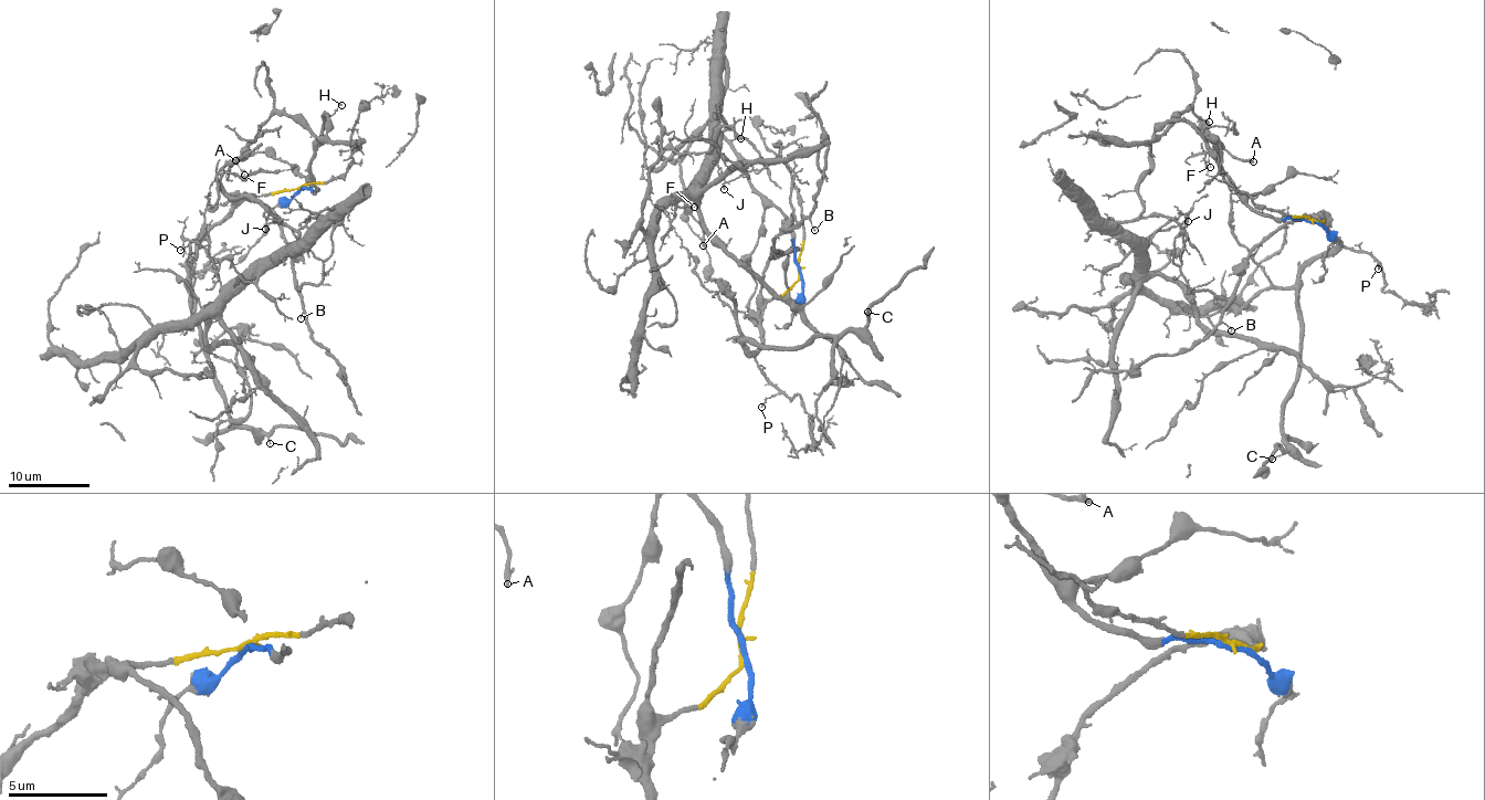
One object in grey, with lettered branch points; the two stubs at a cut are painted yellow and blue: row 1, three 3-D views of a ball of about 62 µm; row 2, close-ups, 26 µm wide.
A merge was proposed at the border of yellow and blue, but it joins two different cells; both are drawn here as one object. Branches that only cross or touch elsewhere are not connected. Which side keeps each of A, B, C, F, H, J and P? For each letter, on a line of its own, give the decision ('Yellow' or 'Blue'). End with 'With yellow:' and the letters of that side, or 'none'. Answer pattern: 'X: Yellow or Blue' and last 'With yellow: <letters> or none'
A: Blue
B: Yellow
C: Yellow
F: Blue
H: Blue
J: Yellow
P: Yellow
With yellow: B, C, J, P

